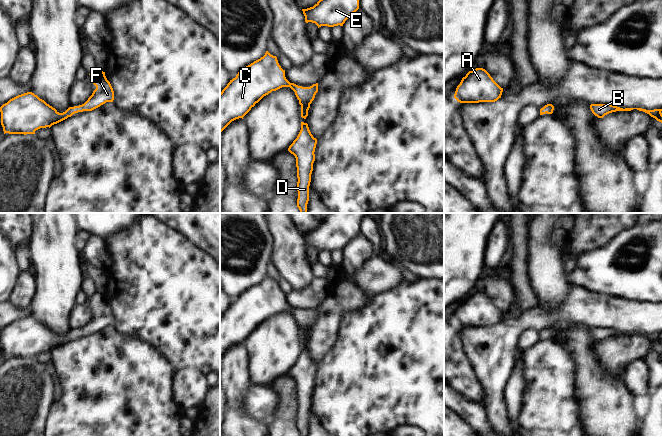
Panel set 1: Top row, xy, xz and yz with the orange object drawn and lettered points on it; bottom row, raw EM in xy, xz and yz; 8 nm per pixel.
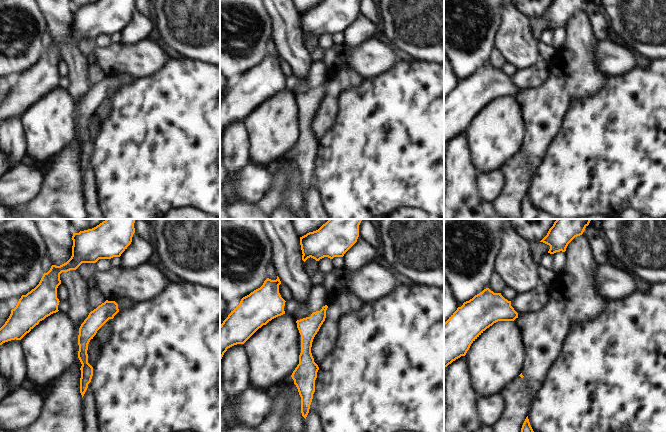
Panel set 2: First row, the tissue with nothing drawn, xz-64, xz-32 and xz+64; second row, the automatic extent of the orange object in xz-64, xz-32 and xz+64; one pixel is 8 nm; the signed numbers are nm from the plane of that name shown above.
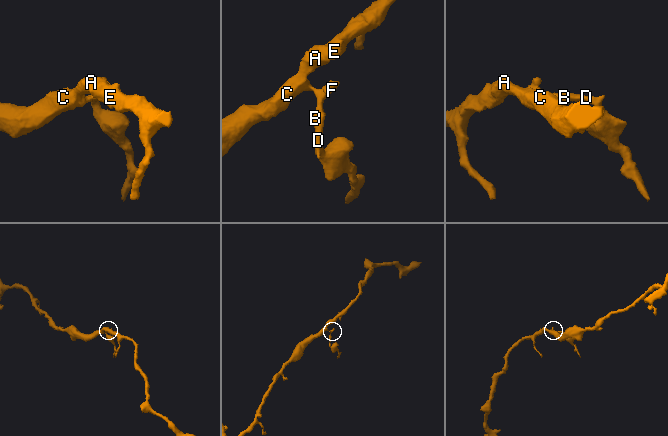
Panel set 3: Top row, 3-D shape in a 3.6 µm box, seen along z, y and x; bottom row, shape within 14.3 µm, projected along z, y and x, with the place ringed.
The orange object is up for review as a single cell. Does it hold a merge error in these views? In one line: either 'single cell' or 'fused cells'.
single cell

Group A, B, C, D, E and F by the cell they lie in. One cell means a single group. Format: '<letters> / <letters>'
A B C D E F

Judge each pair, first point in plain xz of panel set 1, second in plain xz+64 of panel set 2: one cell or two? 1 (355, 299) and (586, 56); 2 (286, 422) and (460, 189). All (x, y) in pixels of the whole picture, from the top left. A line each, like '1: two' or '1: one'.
1: one
2: two

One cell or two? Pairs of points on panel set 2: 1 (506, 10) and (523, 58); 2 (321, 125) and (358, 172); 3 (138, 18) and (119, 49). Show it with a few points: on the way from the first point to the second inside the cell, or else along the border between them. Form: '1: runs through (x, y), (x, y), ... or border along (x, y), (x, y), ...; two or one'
1: runs through (512, 22), (514, 26), (514, 41), (517, 46); one
2: border along (338, 110), (331, 126), (318, 141); two
3: border along (146, 38), (133, 43), (120, 42); two

